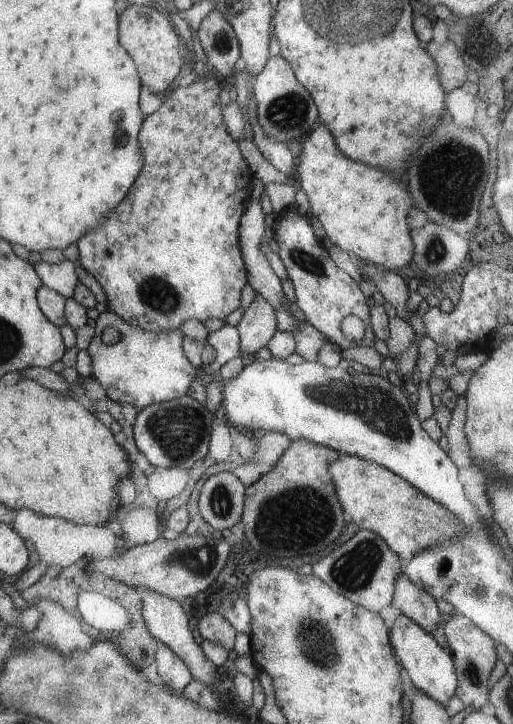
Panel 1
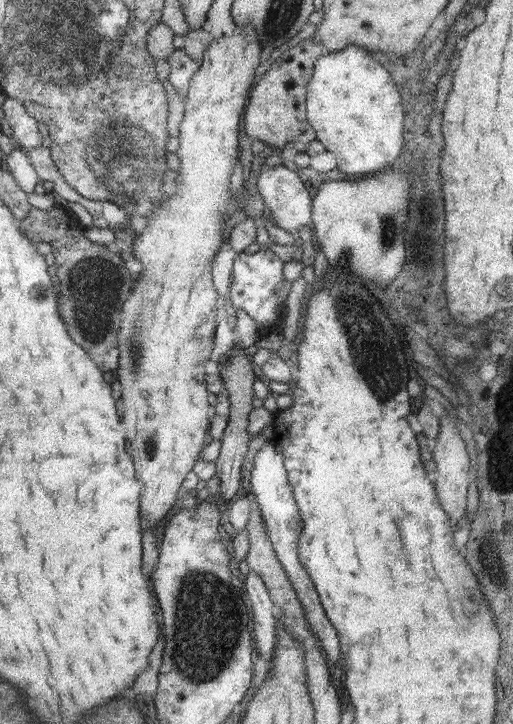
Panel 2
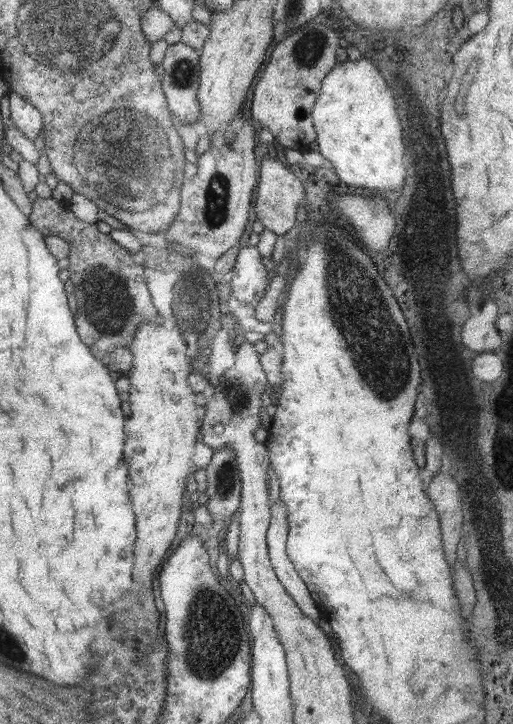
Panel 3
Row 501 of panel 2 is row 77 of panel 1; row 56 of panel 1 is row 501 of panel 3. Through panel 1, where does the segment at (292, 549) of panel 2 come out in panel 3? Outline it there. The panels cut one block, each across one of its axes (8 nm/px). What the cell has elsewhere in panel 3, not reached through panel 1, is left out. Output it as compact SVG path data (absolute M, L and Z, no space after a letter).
M279 499L271 504L270 511L272 511L272 516L267 530L267 545L273 569L286 592L295 600L298 608L319 626L322 618L320 609L286 554L289 535L286 506Z

